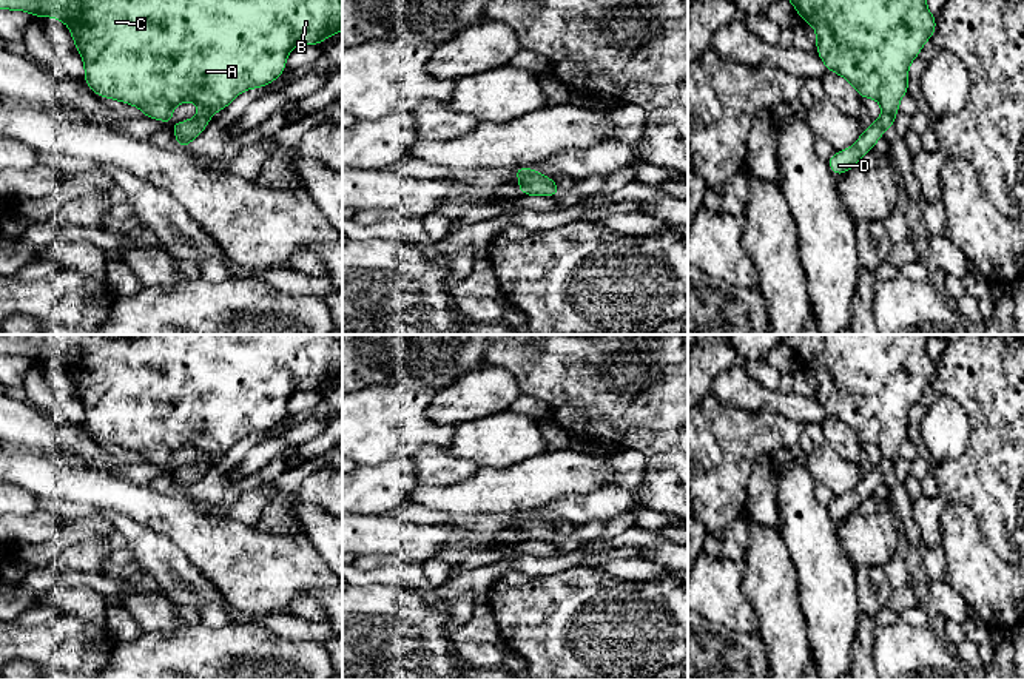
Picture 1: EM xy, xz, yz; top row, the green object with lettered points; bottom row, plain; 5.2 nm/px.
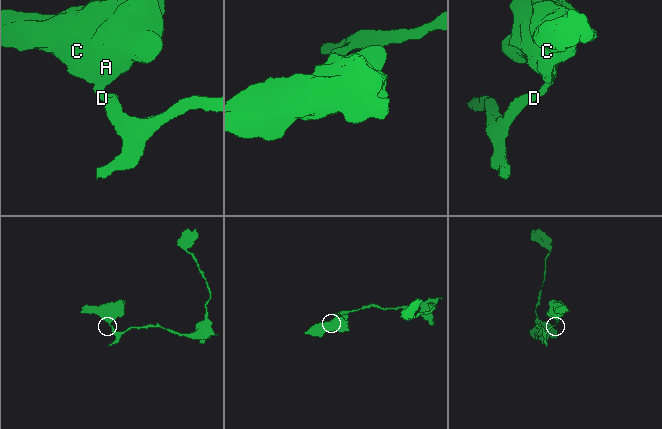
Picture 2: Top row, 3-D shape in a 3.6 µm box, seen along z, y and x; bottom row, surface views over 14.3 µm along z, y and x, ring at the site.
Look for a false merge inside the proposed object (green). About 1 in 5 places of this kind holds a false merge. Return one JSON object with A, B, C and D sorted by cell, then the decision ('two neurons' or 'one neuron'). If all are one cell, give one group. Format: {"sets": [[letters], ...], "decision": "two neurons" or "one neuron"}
{"sets": [["A", "B", "C", "D"]], "decision": "one neuron"}

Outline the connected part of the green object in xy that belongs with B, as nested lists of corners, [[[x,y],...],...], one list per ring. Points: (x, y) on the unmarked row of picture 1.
[[[0,335],[0,355],[25,356],[34,362],[51,362],[63,367],[83,406],[85,429],[96,441],[119,446],[139,453],[143,461],[170,469],[176,452],[193,447],[200,458],[173,470],[177,492],[187,492],[199,483],[211,467],[211,461],[225,455],[241,438],[268,432],[285,416],[290,396],[298,390],[321,390],[342,376],[342,335]]]

